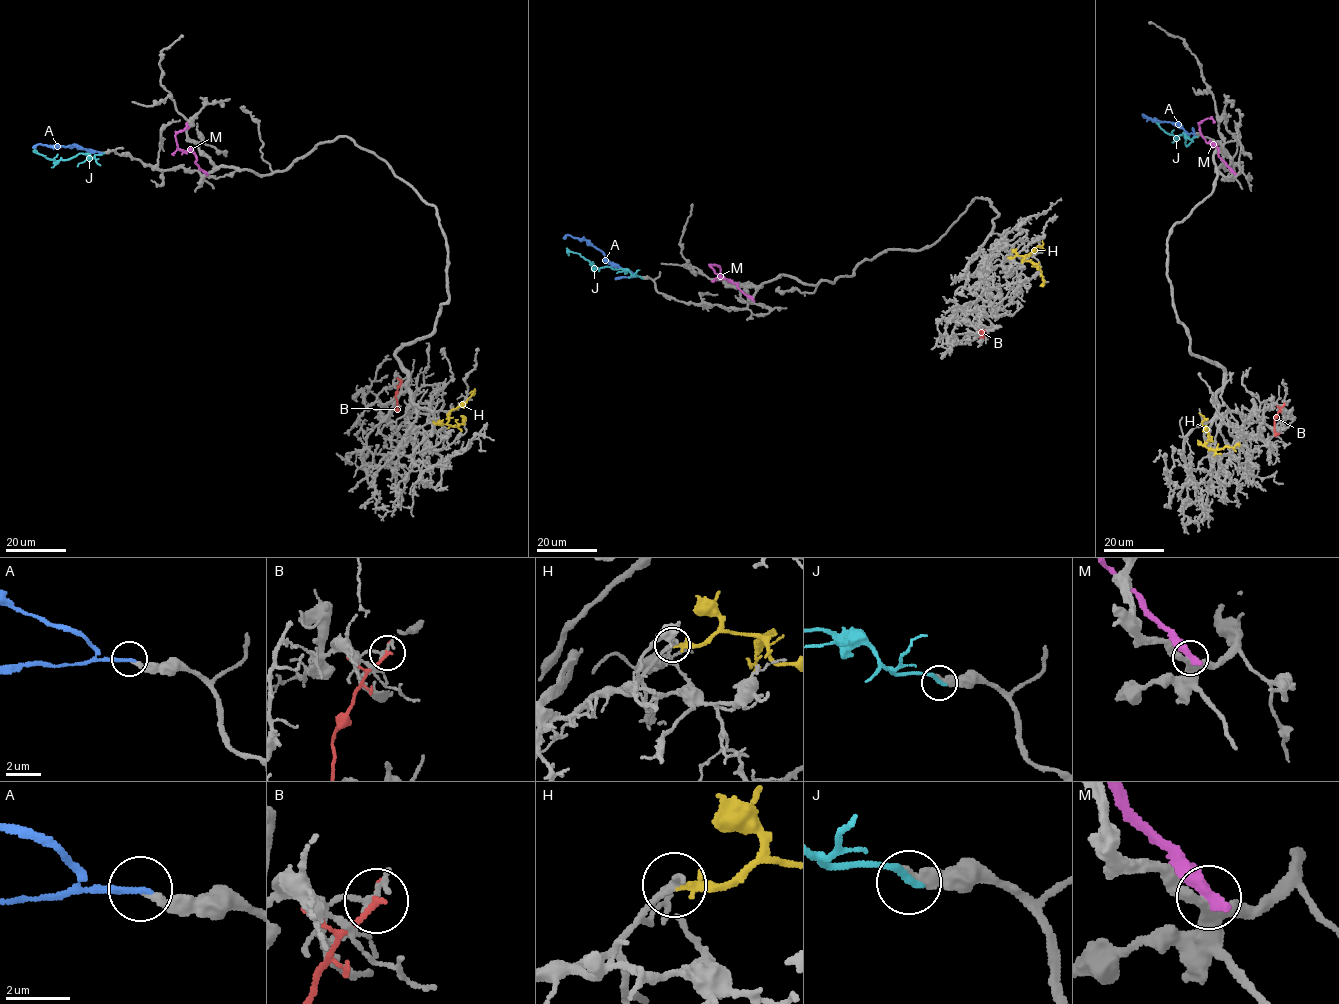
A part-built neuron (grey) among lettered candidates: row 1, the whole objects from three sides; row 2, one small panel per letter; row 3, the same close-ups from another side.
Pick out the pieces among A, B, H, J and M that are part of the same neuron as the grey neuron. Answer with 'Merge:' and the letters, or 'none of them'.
Merge: A, H

